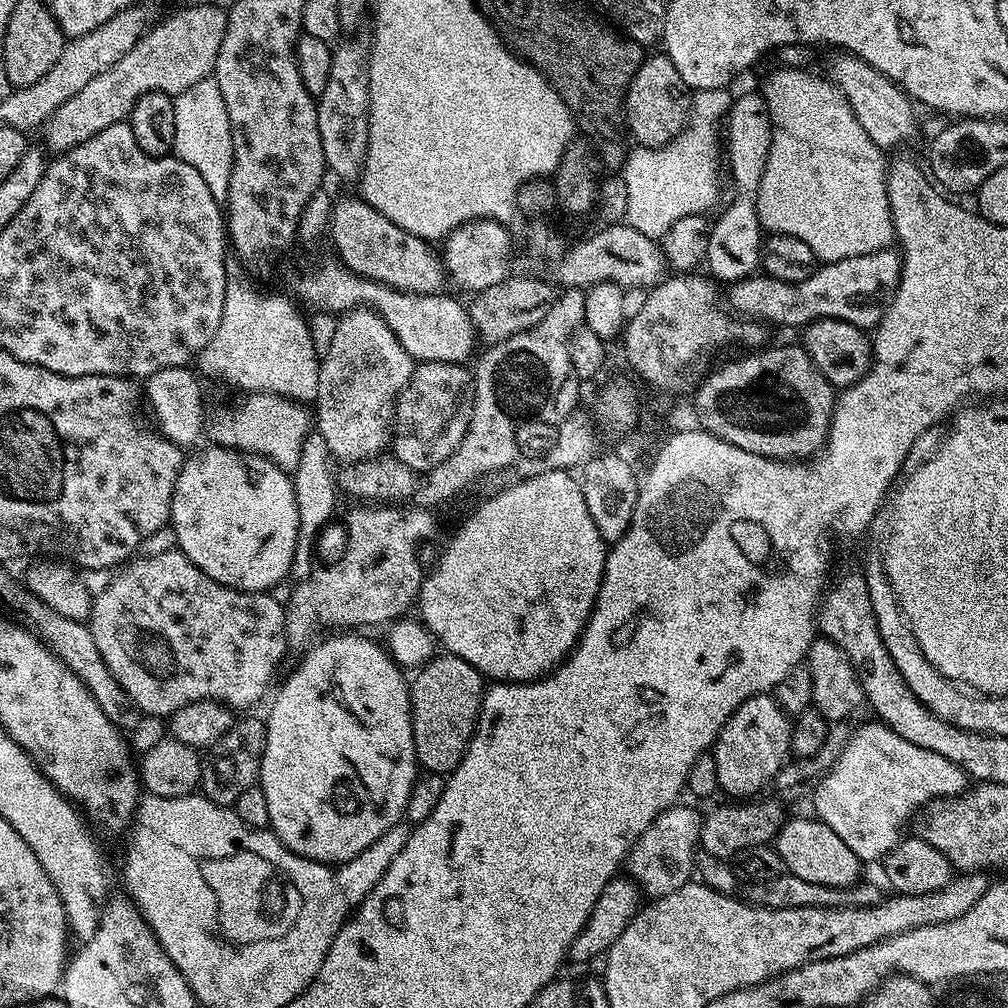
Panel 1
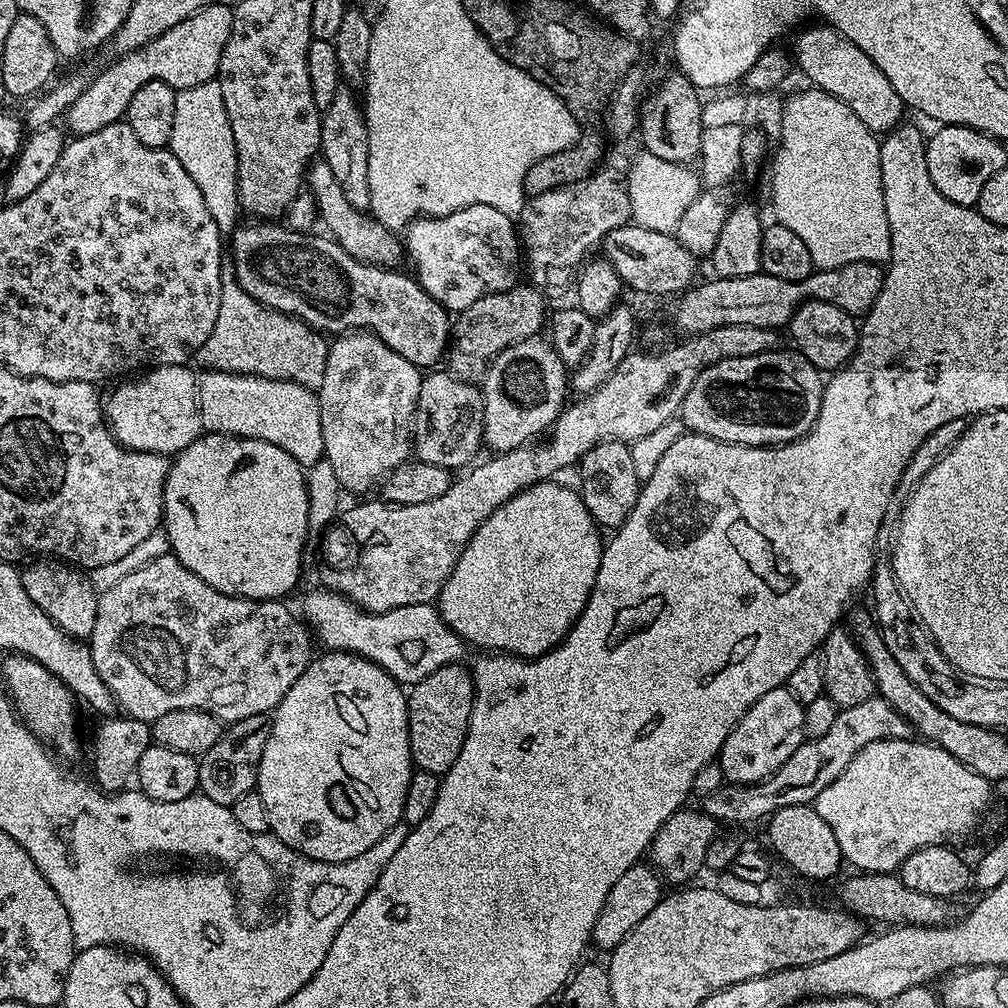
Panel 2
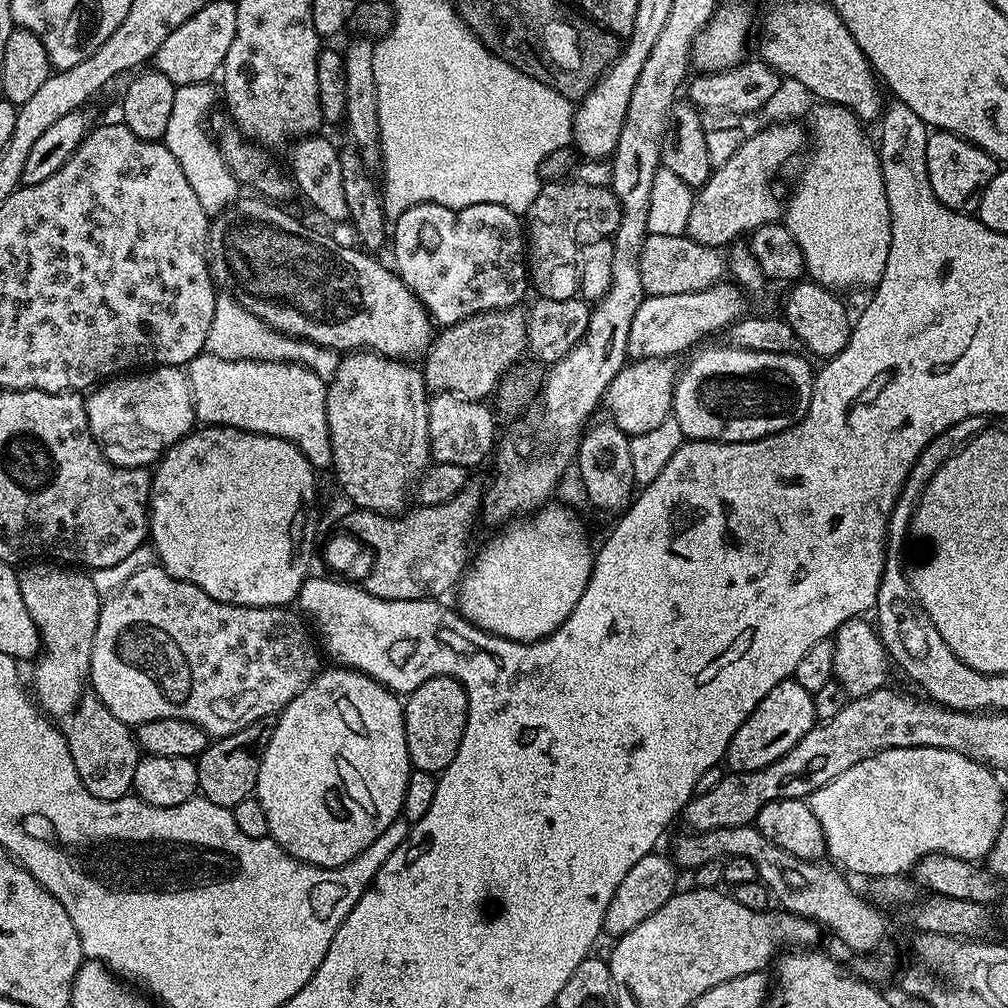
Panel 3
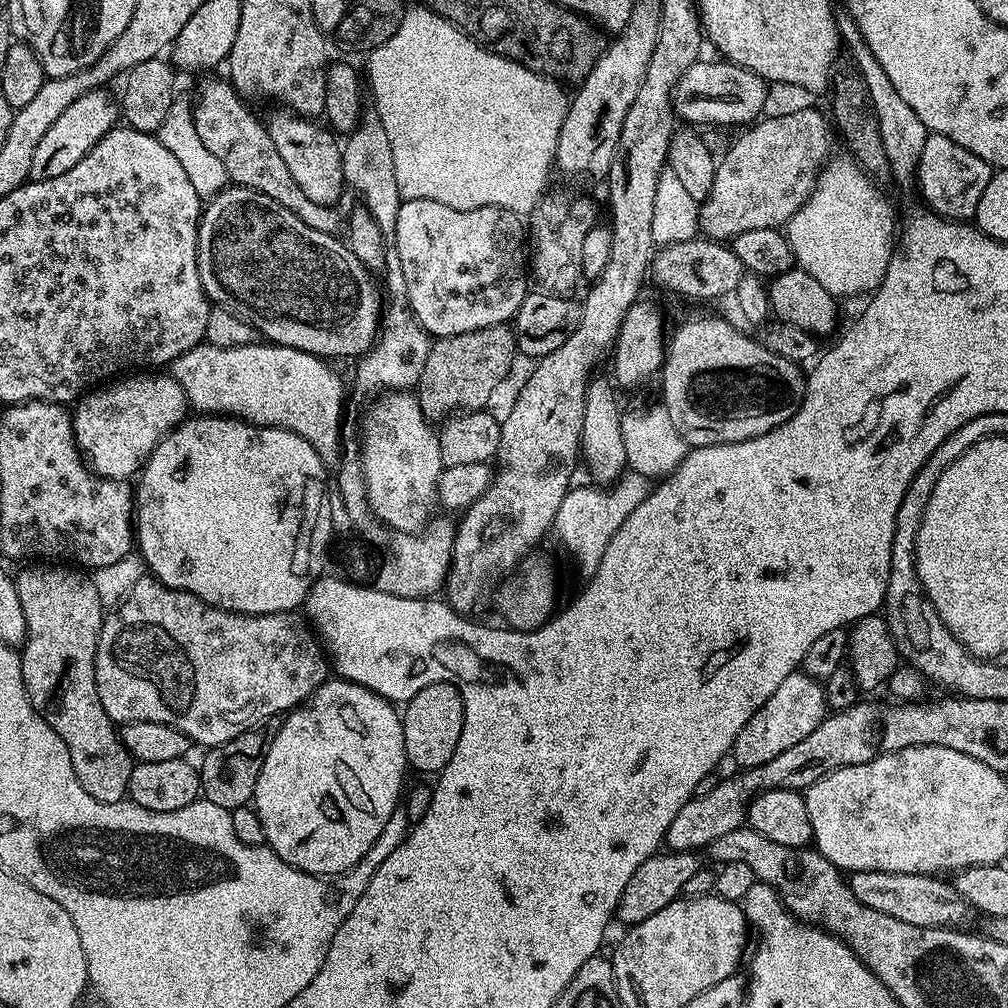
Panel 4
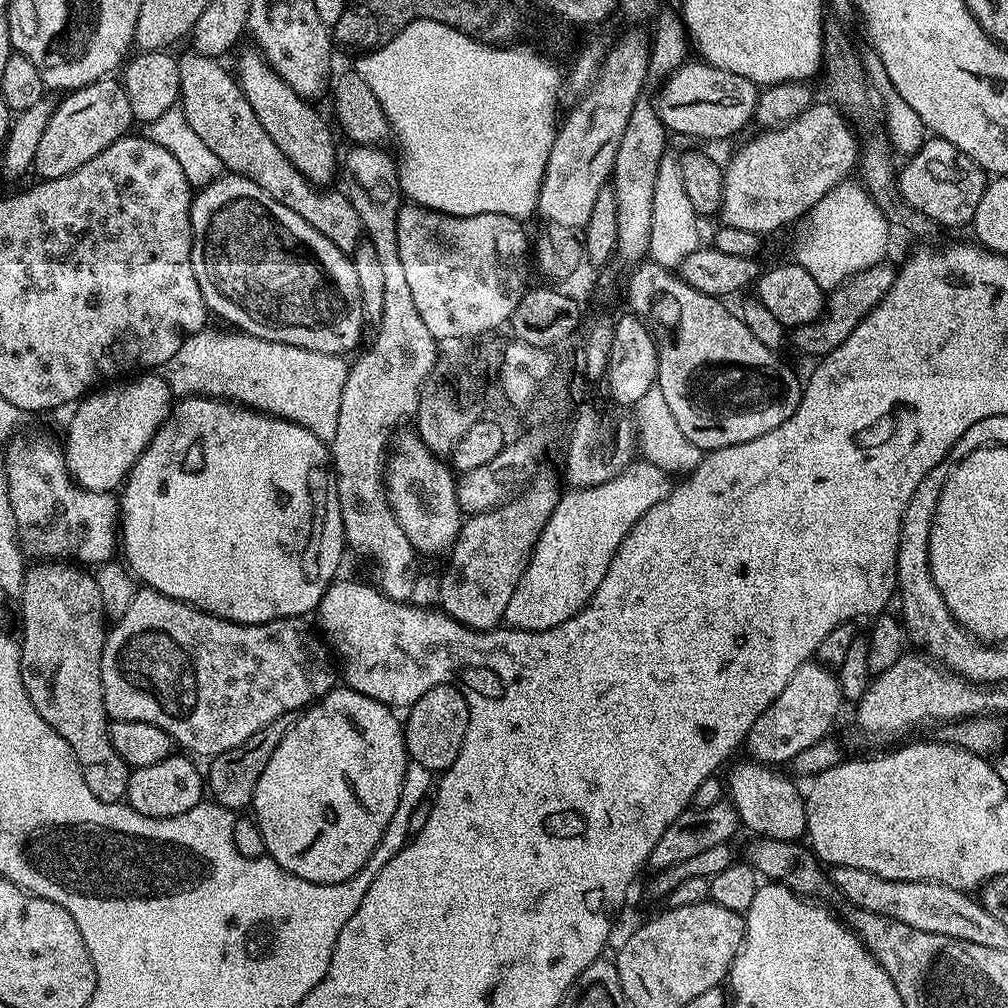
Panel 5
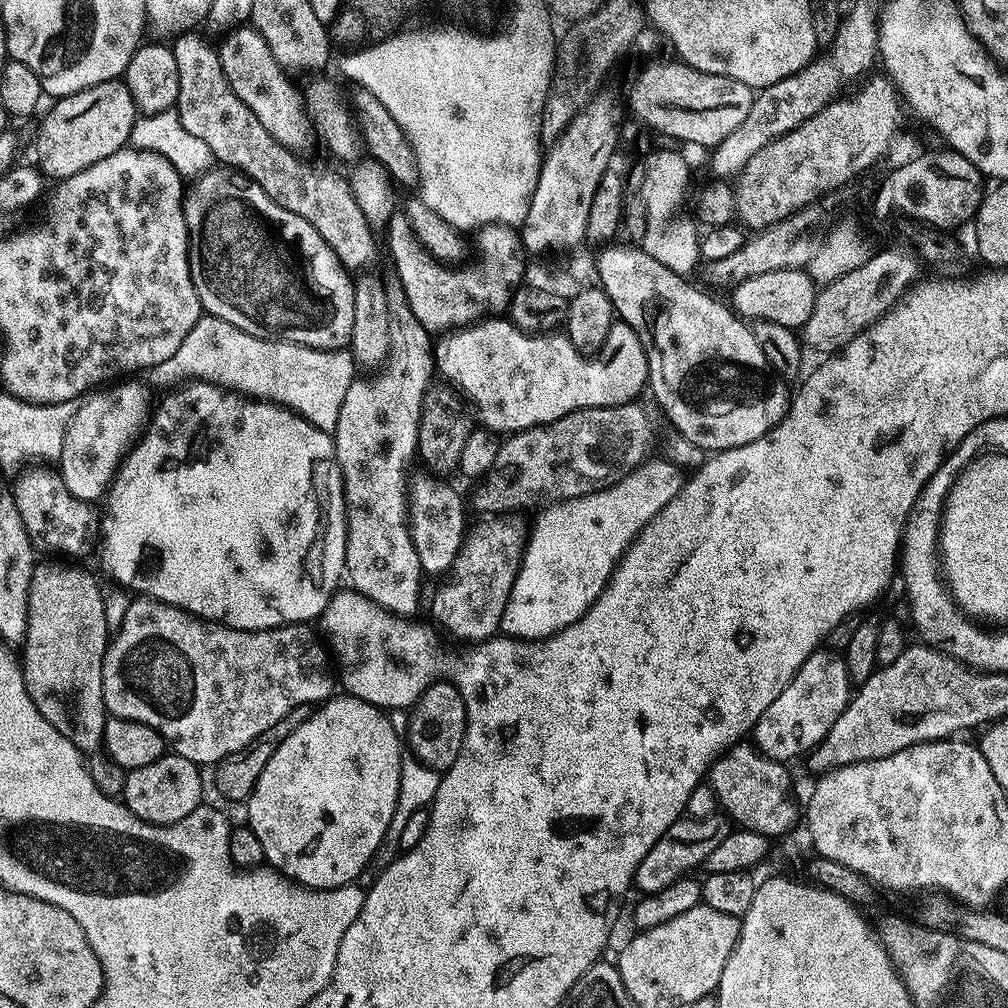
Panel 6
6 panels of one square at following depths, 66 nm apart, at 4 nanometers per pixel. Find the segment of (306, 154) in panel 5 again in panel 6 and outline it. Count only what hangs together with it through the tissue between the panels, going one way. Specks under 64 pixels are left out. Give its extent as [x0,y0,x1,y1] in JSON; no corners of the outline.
[218,26,314,150]

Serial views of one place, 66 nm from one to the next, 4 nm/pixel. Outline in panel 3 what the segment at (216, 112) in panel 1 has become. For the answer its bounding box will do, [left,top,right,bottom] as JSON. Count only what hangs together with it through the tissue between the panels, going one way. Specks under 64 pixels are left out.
[162,83,238,218]

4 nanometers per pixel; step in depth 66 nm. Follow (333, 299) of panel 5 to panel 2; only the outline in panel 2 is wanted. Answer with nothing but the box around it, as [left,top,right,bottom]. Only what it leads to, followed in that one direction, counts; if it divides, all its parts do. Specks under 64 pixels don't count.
[230,222,450,370]

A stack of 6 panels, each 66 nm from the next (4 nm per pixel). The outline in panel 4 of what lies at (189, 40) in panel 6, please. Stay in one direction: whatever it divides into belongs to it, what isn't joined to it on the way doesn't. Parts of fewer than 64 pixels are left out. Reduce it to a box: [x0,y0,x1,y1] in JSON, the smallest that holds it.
[192,79,342,236]

